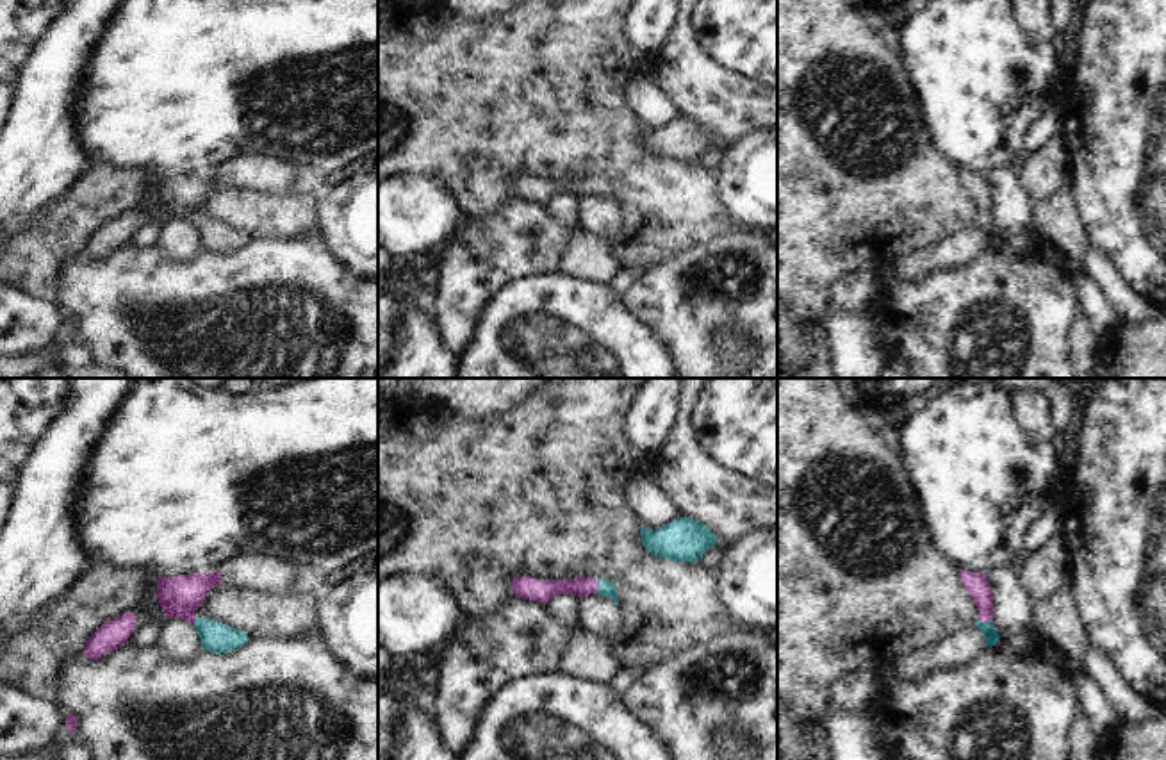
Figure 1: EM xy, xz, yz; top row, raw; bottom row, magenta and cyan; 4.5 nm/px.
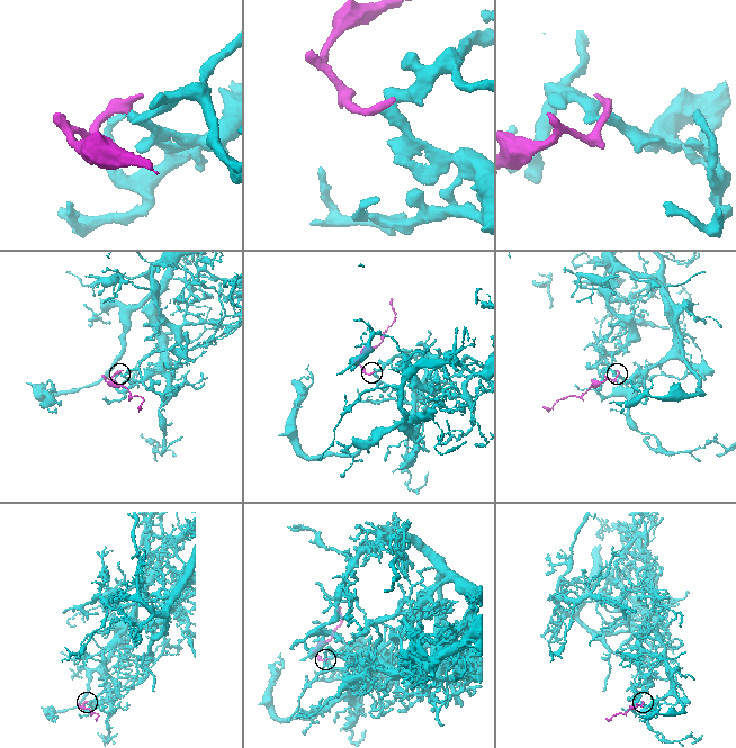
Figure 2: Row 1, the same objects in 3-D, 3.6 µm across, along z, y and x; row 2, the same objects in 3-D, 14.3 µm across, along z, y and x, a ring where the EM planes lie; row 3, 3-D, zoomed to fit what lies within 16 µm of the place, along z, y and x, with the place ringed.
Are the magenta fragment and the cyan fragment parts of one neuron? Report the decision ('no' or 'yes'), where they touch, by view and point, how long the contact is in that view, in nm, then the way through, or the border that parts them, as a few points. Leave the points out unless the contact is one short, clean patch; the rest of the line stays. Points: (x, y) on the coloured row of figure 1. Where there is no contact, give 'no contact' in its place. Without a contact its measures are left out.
yes; contact xz (598, 586); length 70 nm; way xz (542, 591), (550, 587), (598, 586), (607, 589)

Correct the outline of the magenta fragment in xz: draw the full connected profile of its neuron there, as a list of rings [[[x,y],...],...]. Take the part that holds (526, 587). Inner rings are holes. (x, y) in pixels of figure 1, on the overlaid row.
[[[517,576],[512,580],[512,591],[515,598],[547,603],[554,594],[574,594],[585,598],[599,594],[612,598],[619,605],[615,583],[610,580],[599,580],[592,576],[576,576],[572,580],[535,580],[531,576]]]

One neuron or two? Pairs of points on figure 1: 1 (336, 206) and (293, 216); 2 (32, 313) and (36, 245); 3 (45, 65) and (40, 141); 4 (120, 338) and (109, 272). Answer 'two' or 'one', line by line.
1: two
2: two
3: one
4: one

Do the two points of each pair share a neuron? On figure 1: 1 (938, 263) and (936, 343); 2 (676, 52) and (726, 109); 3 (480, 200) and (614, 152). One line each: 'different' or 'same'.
1: different
2: same
3: same

